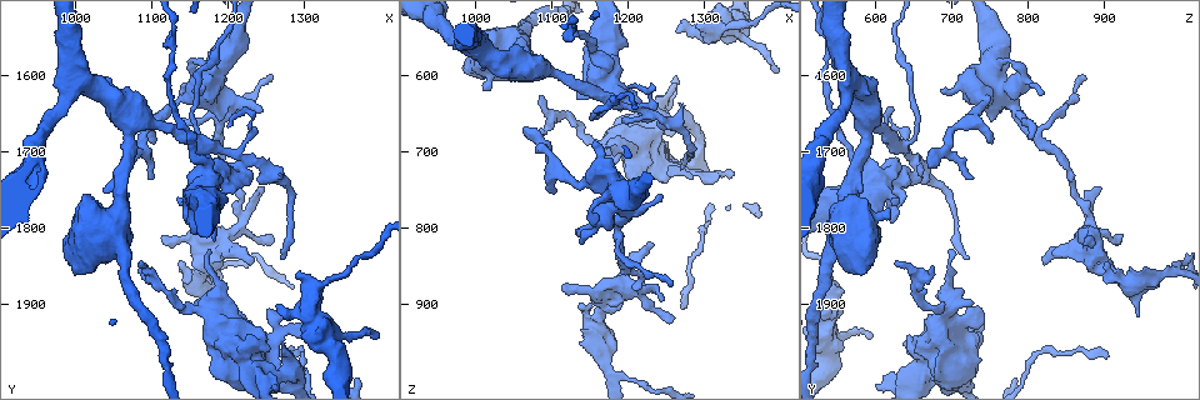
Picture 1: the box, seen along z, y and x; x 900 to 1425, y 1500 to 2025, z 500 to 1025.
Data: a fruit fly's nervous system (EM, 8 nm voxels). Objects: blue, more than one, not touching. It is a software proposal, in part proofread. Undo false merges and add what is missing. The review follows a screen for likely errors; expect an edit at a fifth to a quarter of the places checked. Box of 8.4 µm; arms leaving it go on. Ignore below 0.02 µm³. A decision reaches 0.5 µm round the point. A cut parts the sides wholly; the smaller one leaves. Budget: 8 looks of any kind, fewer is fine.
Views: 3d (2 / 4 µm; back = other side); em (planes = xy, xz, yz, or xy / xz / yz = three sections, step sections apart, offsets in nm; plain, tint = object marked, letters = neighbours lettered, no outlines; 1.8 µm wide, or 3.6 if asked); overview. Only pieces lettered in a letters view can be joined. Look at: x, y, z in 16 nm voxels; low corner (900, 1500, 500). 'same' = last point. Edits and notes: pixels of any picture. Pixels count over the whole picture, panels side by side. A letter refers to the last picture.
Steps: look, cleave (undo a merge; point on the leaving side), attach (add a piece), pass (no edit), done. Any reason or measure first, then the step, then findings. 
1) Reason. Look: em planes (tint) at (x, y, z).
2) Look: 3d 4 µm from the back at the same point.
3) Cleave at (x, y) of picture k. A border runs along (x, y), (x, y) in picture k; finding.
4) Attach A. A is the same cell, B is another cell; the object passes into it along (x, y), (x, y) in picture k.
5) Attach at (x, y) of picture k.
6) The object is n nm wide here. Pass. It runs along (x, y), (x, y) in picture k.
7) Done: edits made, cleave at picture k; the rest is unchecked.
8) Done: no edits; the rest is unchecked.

Closes a loop. Look: em yz step 16 (tint) at (1220, 1725, 650).

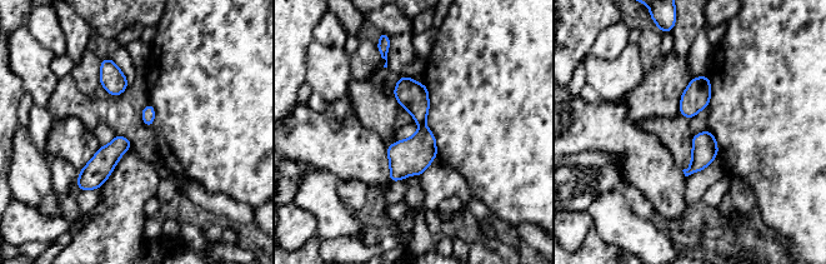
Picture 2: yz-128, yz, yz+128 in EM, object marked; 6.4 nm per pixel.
Look: em planes (tint) at the same point.

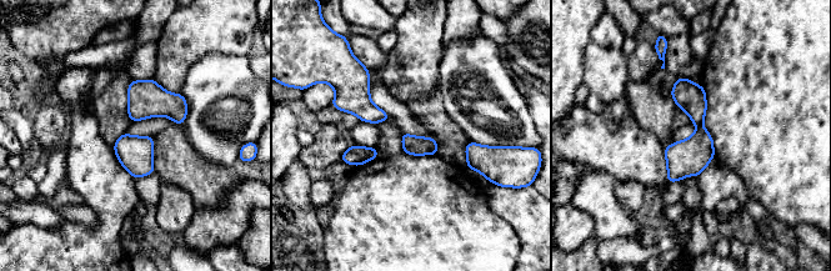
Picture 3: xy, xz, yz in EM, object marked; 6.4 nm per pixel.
See the neighbours. Look: em planes (letters) at the same point.

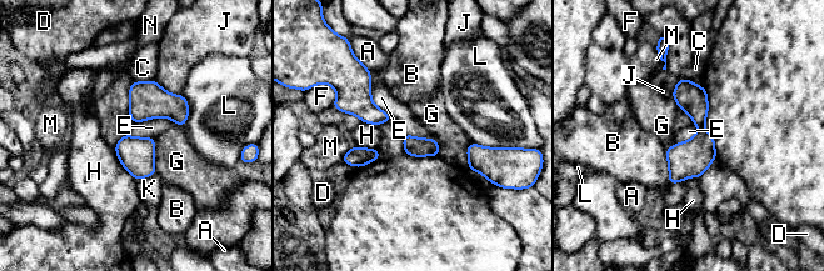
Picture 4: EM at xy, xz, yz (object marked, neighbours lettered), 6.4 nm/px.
The object is 130 nm wide here; the longest contact is with E, 320 nm. Cleave at (690, 159) of picture 4. A, B, C, D, E, F, G, H, J, K, L, M and N are other cells; a second neuron is stuck on.

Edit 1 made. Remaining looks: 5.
Free end. Look: 3d 2 µm at (1065, 1720, 675).

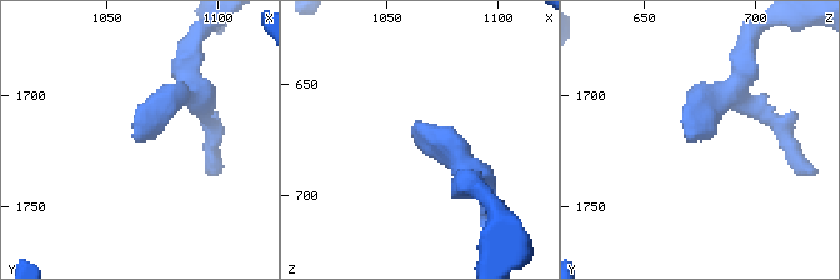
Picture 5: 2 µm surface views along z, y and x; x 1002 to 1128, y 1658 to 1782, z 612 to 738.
Need the tissue. Look: em planes (letters) at (1062, 1720, 673).

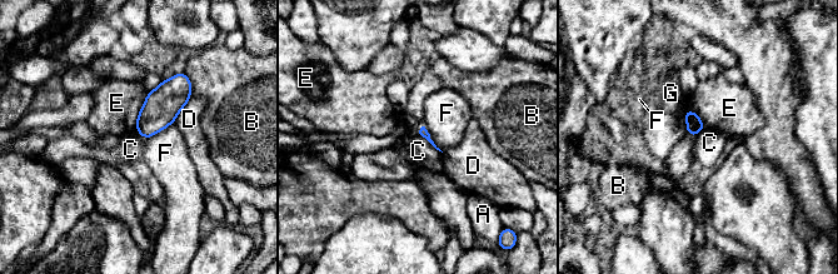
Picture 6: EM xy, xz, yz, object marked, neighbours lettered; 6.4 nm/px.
The longest contact is with E, 260 nm. Pass. A, B, C, D, E, F and G are other cells; a border runs along (419, 133), (442, 153) in picture 6; no lettered piece goes on from it.

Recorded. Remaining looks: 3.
A fork. Look: em xz step 4 (tint) at (1000, 1605, 565).

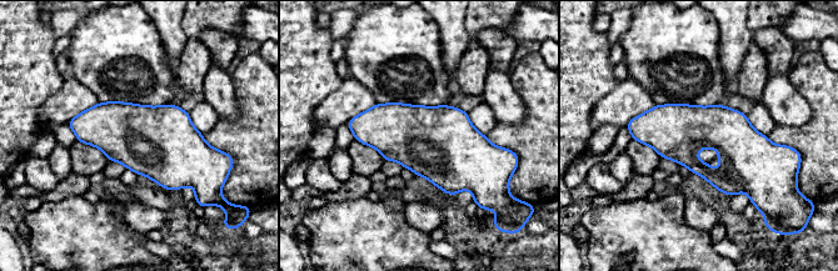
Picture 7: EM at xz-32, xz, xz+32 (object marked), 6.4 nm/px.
Look: em planes (letters) at the same point.

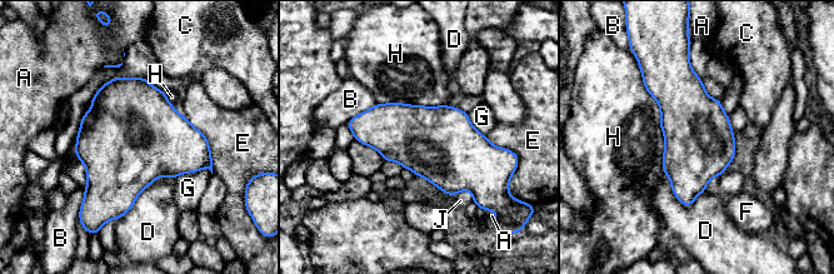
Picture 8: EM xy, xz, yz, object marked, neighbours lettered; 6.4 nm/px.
The object is 440 nm wide here; the longest contact is with H, 650 nm. Pass. A, B, C, D, E, F, G, H and J are other cells; continuous, no second neuron.

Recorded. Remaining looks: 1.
Done: edits made, cleave at picture 4; the rest is unchecked.

